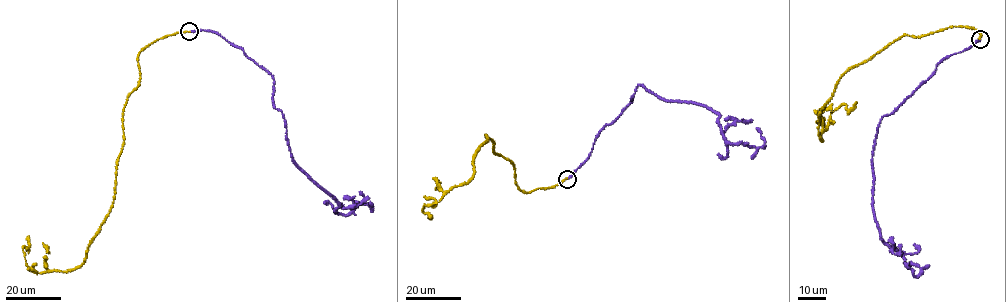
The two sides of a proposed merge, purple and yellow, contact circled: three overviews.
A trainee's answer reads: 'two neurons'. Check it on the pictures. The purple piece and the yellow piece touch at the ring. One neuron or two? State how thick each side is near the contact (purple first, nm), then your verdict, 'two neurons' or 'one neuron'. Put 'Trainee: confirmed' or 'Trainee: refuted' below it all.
240/200 nm | two neurons
Trainee: confirmed

